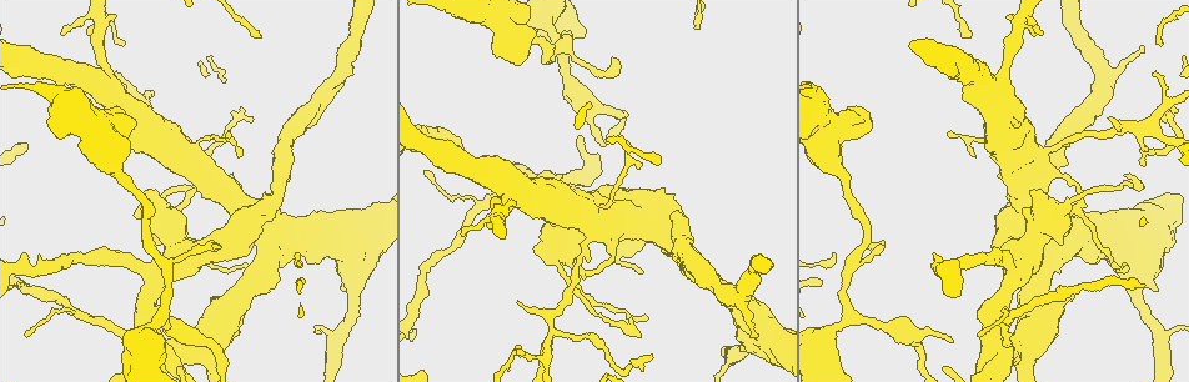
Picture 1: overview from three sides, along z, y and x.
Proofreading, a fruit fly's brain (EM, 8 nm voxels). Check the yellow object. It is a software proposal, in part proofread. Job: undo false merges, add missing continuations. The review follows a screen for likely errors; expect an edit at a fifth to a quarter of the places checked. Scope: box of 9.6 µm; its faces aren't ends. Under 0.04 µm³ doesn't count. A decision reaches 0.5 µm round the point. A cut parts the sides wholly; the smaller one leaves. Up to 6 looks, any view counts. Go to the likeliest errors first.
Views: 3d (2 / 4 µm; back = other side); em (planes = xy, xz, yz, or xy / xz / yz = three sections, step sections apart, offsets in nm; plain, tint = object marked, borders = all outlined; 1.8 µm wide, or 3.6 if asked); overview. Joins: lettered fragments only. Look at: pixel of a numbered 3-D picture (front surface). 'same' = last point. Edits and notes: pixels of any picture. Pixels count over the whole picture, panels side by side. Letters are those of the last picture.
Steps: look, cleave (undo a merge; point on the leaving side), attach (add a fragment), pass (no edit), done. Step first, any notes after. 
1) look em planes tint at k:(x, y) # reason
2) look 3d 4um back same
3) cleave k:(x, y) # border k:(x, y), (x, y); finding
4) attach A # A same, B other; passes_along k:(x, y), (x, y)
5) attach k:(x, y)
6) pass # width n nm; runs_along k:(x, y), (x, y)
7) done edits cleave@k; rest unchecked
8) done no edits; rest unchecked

look 3d 2um at 1:(617, 61) # free end

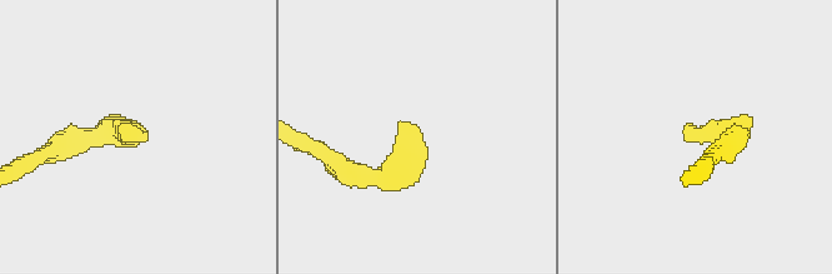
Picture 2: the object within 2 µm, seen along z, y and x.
look em xy step 4 borders at 2:(691, 131) # now the EM

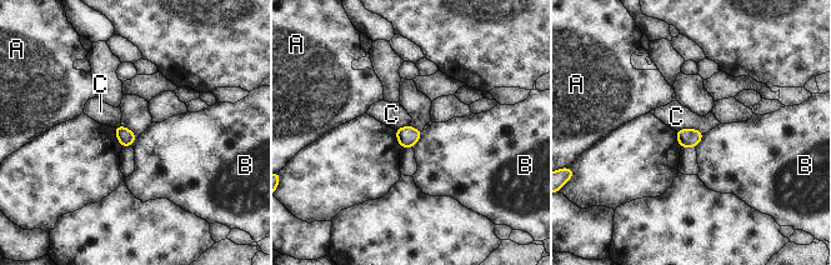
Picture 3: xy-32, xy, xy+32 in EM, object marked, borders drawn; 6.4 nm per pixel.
look em planes borders same

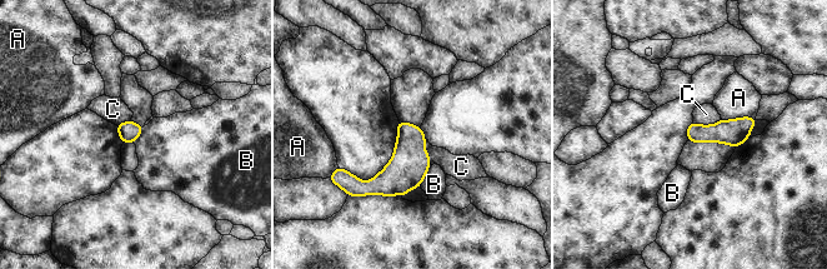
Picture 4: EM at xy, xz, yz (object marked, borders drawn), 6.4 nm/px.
pass # A other, B other, C other; none of them fits

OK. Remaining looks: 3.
look em 3.6um planes tint at 1:(657, 231) # four-way junction

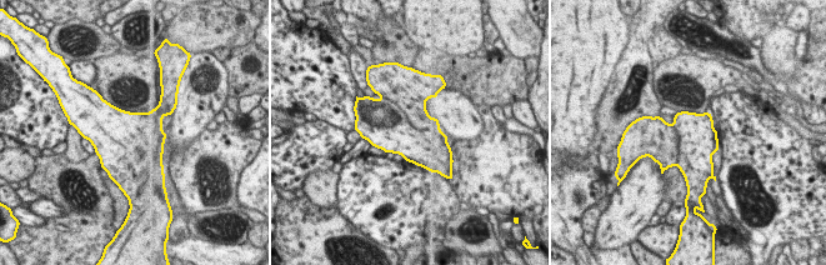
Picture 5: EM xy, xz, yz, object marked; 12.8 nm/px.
look em 3.6um planes borders same

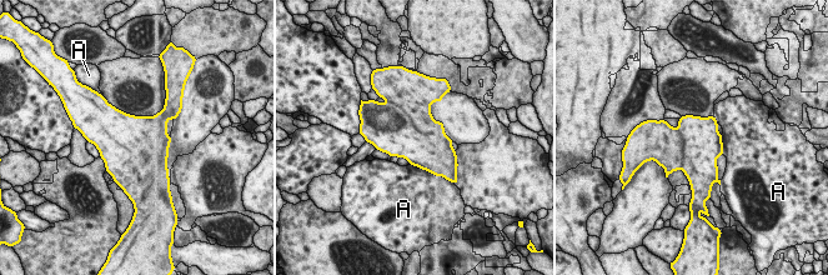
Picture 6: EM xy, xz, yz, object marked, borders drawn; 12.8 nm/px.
cleave 6:(420, 111) # A other; border 6:(397, 105), (420, 131), (443, 133); a second neuron is stuck on

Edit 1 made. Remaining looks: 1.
look em planes borders at 1:(518, 302) # thin end

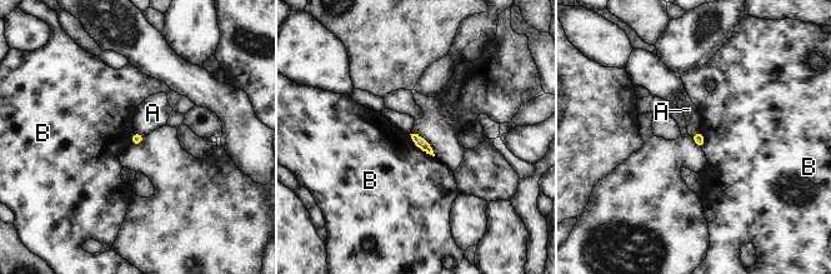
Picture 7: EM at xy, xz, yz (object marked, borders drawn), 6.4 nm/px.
pass # A other, B other; border 7:(135, 131), (144, 135); no lettered fragment goes on from it

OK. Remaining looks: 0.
done edits cleave@6; rest unchecked

